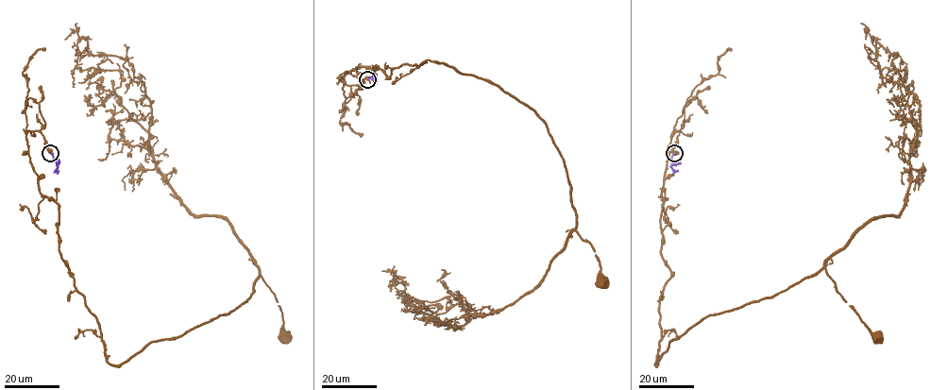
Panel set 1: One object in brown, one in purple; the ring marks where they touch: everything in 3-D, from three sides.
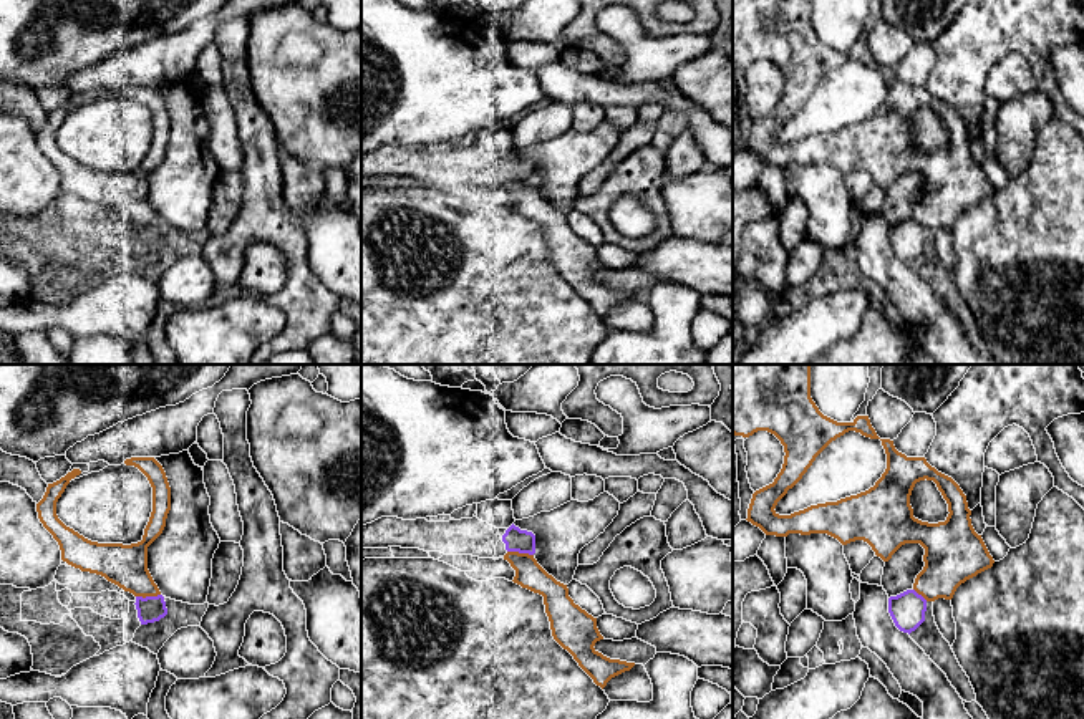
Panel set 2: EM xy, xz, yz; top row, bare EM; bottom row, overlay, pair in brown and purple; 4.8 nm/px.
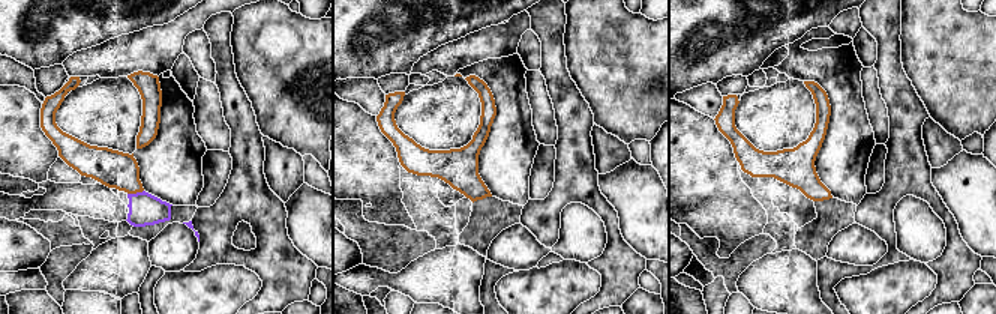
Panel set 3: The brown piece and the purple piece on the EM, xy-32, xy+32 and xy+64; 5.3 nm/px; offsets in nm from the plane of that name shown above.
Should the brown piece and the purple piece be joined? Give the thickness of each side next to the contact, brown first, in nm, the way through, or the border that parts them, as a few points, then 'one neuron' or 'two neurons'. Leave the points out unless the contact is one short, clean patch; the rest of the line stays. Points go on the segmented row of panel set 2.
140/110 nm | two neurons

